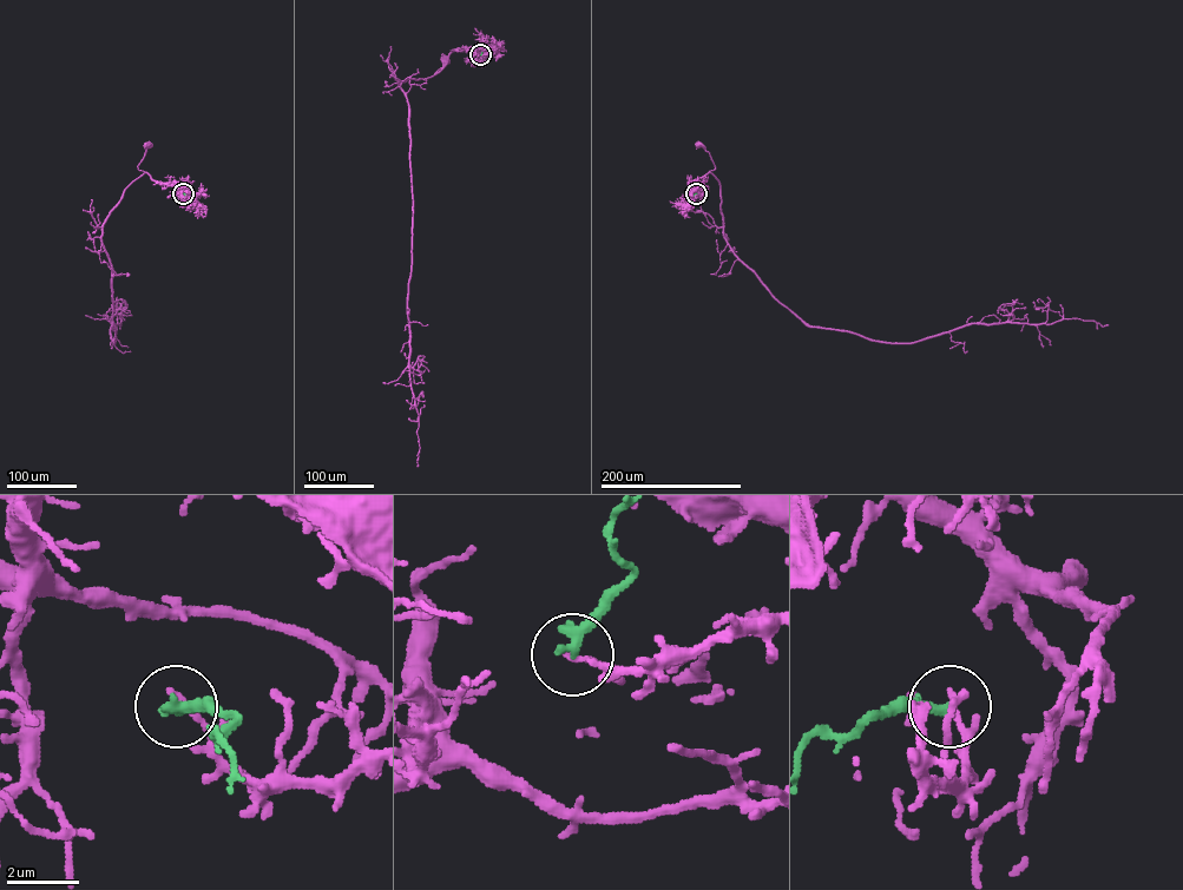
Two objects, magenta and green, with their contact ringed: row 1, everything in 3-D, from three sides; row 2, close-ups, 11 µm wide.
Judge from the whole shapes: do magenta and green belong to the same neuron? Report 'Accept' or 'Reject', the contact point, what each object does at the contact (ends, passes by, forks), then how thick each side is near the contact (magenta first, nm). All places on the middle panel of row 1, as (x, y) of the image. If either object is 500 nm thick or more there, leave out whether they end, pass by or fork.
Reject. Place: (480, 54). At the ring magenta ends. At the ring green ends. Thickness 200 nm (magenta) against 380 nm

